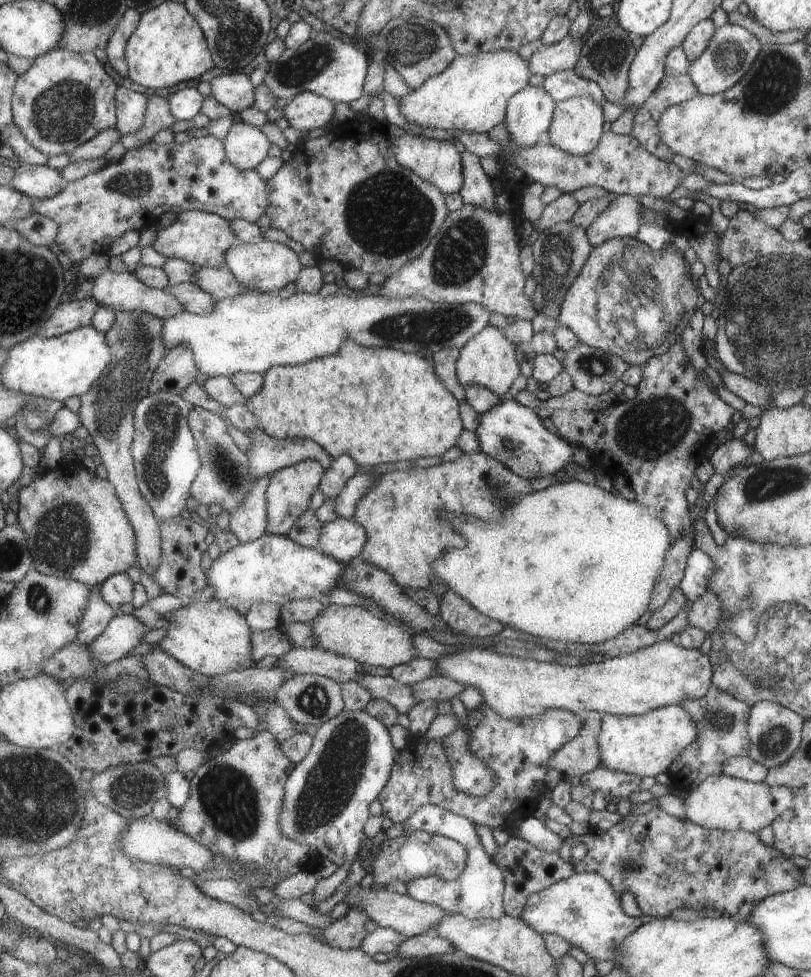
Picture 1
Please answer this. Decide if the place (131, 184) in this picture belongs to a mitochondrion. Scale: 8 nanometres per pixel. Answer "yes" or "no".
yes

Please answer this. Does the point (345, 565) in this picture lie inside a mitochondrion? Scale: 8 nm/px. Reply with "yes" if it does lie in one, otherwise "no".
no

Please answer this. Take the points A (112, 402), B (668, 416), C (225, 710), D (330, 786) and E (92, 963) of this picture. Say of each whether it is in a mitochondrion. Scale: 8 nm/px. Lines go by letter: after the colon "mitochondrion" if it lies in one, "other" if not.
A: mitochondrion
B: mitochondrion
C: other
D: mitochondrion
E: other

